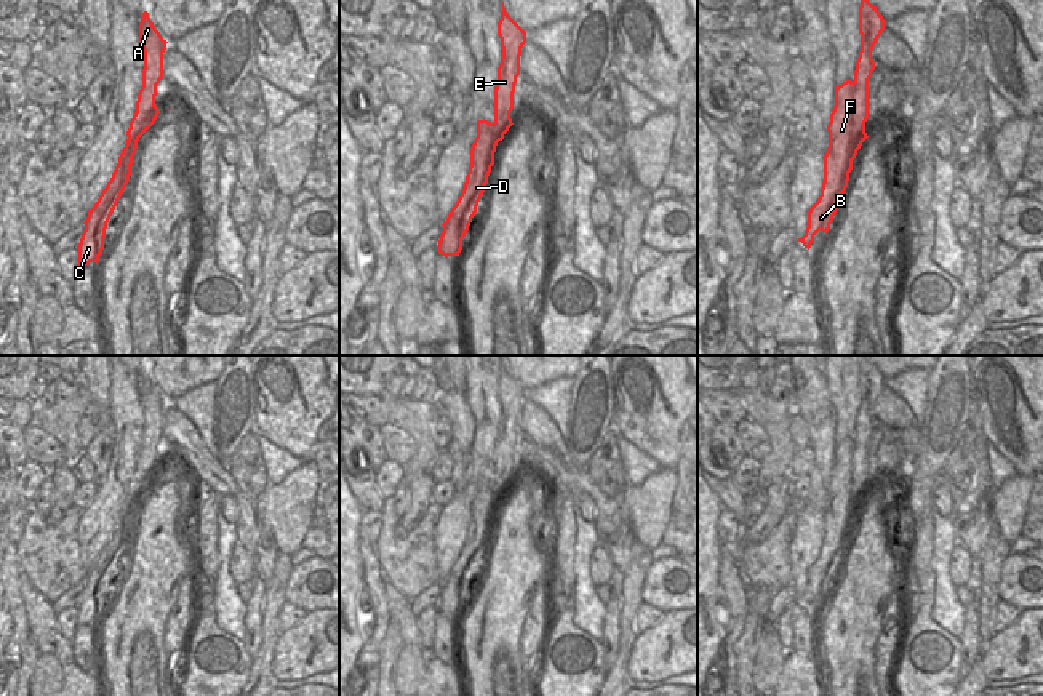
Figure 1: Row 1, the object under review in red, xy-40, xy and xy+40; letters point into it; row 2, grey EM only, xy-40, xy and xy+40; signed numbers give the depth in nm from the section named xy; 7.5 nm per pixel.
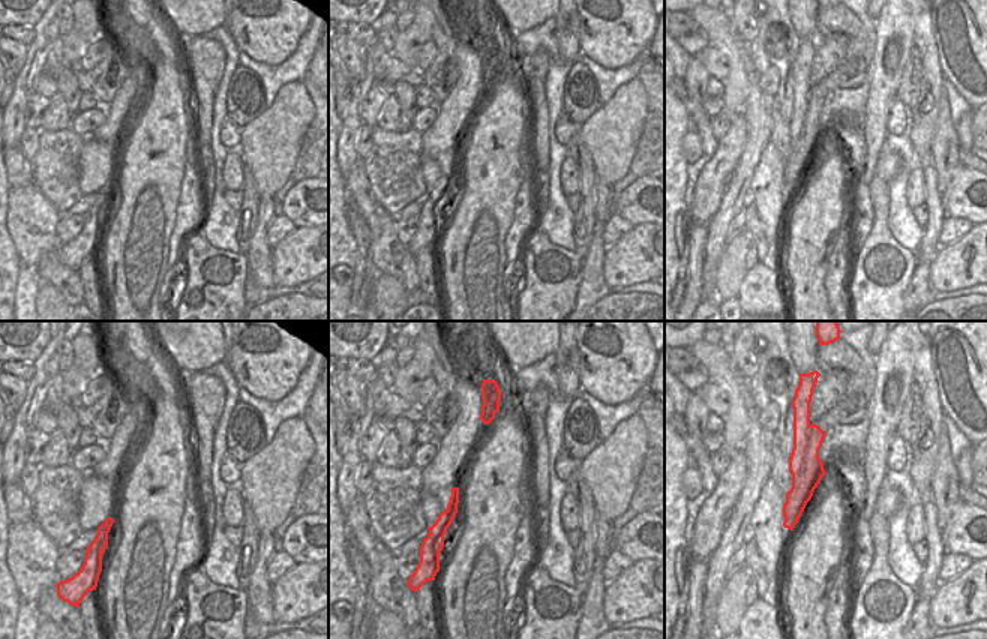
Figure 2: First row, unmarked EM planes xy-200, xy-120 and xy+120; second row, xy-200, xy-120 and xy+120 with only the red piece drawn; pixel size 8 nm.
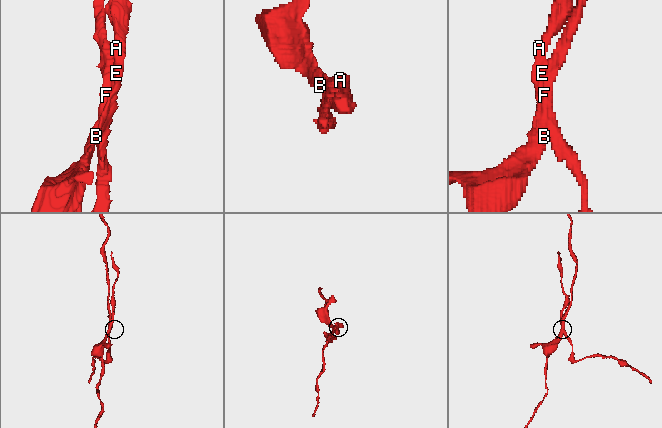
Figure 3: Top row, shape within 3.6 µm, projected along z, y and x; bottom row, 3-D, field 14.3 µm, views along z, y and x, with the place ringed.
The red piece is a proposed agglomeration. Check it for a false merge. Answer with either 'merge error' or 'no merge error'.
merge error

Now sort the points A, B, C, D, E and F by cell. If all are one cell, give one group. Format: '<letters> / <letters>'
A E / B C D F

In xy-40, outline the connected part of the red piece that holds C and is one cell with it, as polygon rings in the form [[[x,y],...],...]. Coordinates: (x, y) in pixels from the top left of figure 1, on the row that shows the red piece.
[[[138,136],[126,139],[126,144],[118,157],[118,163],[112,173],[110,181],[106,189],[101,192],[98,202],[91,210],[88,210],[88,218],[83,222],[85,230],[82,234],[78,250],[78,267],[85,267],[90,262],[99,261],[99,256],[104,250],[104,238],[107,222],[128,184],[130,179],[120,178],[118,173],[123,170],[131,170],[133,157],[138,149]]]

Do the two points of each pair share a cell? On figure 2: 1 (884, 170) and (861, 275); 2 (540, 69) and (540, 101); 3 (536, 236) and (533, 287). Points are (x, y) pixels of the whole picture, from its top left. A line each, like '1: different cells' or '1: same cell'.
1: different cells
2: same cell
3: same cell

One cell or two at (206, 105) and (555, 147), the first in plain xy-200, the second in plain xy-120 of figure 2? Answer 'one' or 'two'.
two

